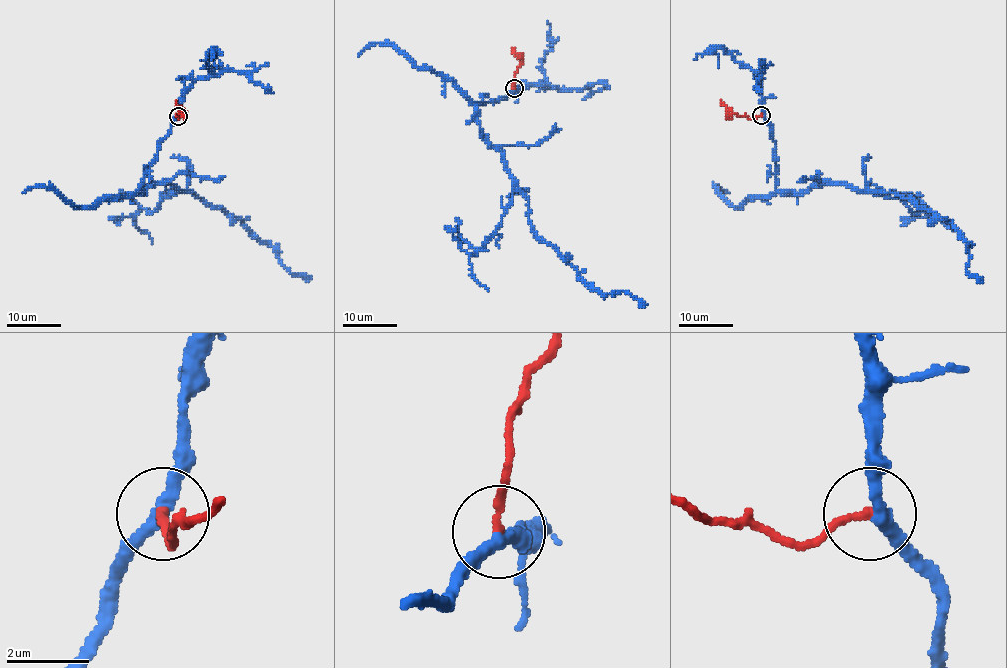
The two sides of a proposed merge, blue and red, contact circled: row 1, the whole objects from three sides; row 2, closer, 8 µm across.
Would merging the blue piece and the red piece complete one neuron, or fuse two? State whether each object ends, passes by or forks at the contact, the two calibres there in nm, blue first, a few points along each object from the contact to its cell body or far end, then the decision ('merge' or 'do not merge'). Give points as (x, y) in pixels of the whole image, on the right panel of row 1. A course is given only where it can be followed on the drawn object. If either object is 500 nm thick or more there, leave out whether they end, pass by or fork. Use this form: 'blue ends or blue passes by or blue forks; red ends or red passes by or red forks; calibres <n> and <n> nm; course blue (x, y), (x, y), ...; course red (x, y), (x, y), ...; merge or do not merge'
blue passes by; red ends; calibres 320 and 200 nm; course blue (761, 115), (775, 143), (777, 189), (798, 192), (844, 182), (907, 197), (964, 237), (967, 273), (980, 280); course red (761, 115), (747, 118), (732, 113), (721, 101); merge

